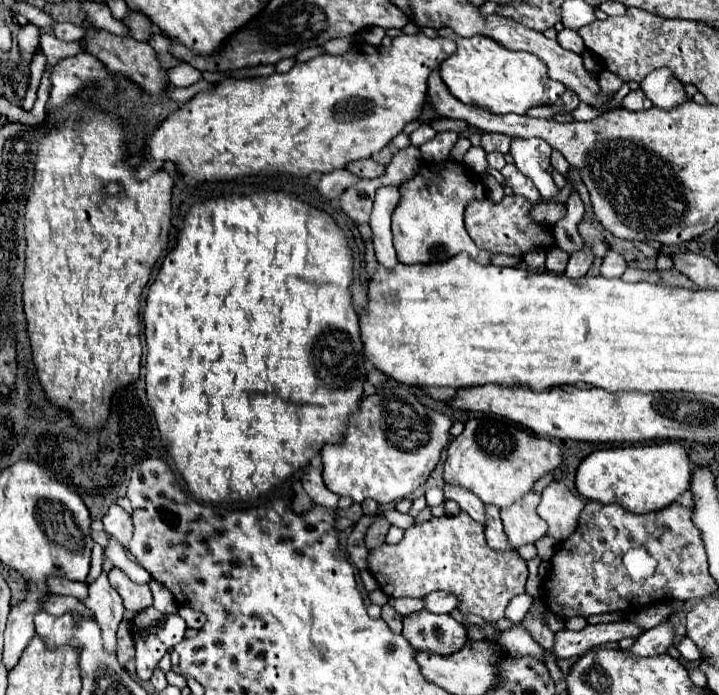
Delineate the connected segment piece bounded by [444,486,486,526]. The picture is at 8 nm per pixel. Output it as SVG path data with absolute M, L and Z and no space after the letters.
M444 486L444 496L446 496L448 500L456 500L458 506L460 506L464 512L468 512L478 524L482 524L482 526L486 524L484 504L482 504L476 496L468 494L468 490L456 490L456 488L452 488L452 486Z

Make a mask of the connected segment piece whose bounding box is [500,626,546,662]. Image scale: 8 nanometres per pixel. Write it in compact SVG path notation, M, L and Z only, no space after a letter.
M516 626L512 630L504 630L504 638L500 638L500 646L512 658L532 656L540 662L544 662L544 658L546 658L546 650L542 646L538 646L536 642L532 642L532 636L526 630L522 630L520 626Z

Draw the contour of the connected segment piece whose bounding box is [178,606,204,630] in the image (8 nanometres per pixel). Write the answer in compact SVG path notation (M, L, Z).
M182 606L180 610L178 610L178 614L186 620L186 624L188 624L188 628L200 628L202 624L204 624L204 614L200 614L200 612L196 612L196 610L192 610L192 608L186 608L186 606Z

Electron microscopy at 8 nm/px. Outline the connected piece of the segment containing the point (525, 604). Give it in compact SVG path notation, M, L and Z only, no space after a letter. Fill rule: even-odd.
M528 592L512 598L512 602L510 602L508 608L506 608L506 618L514 620L514 622L520 622L520 618L524 618L524 614L526 614L528 608L532 606L532 602L534 602L534 598L532 598Z

